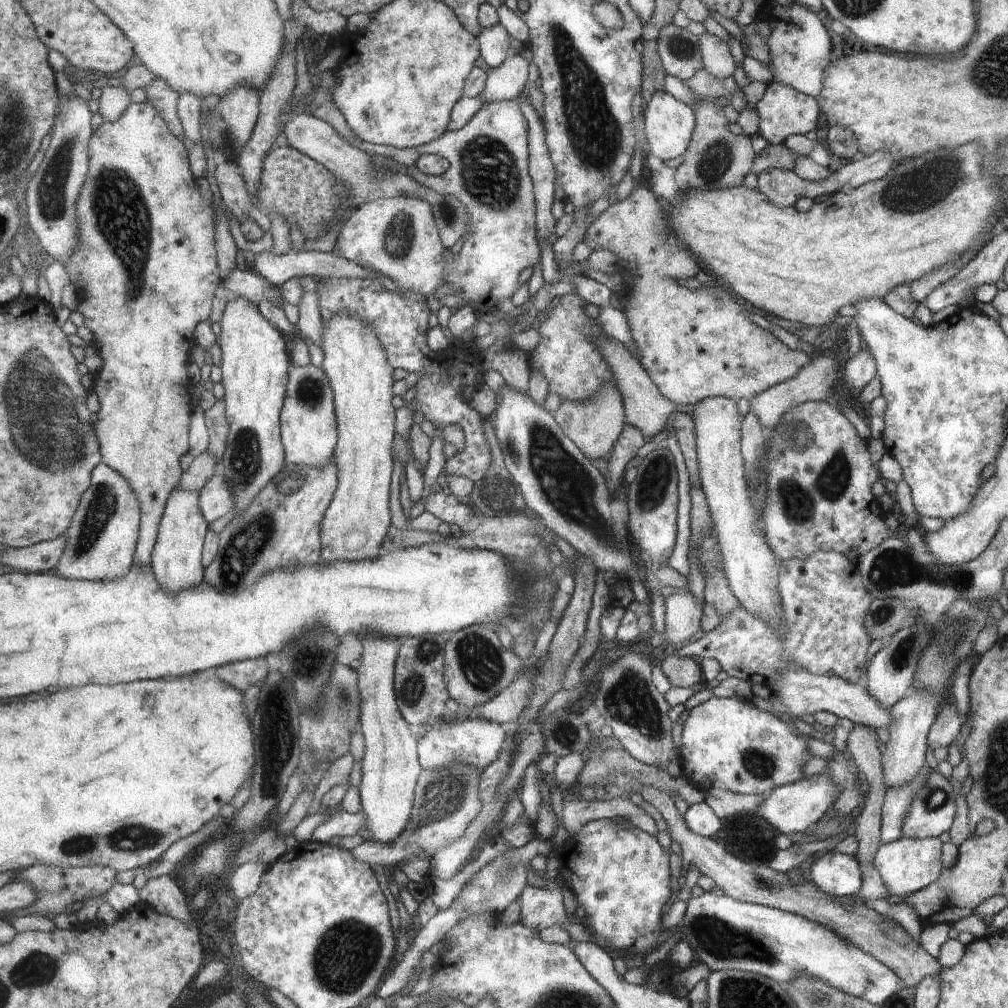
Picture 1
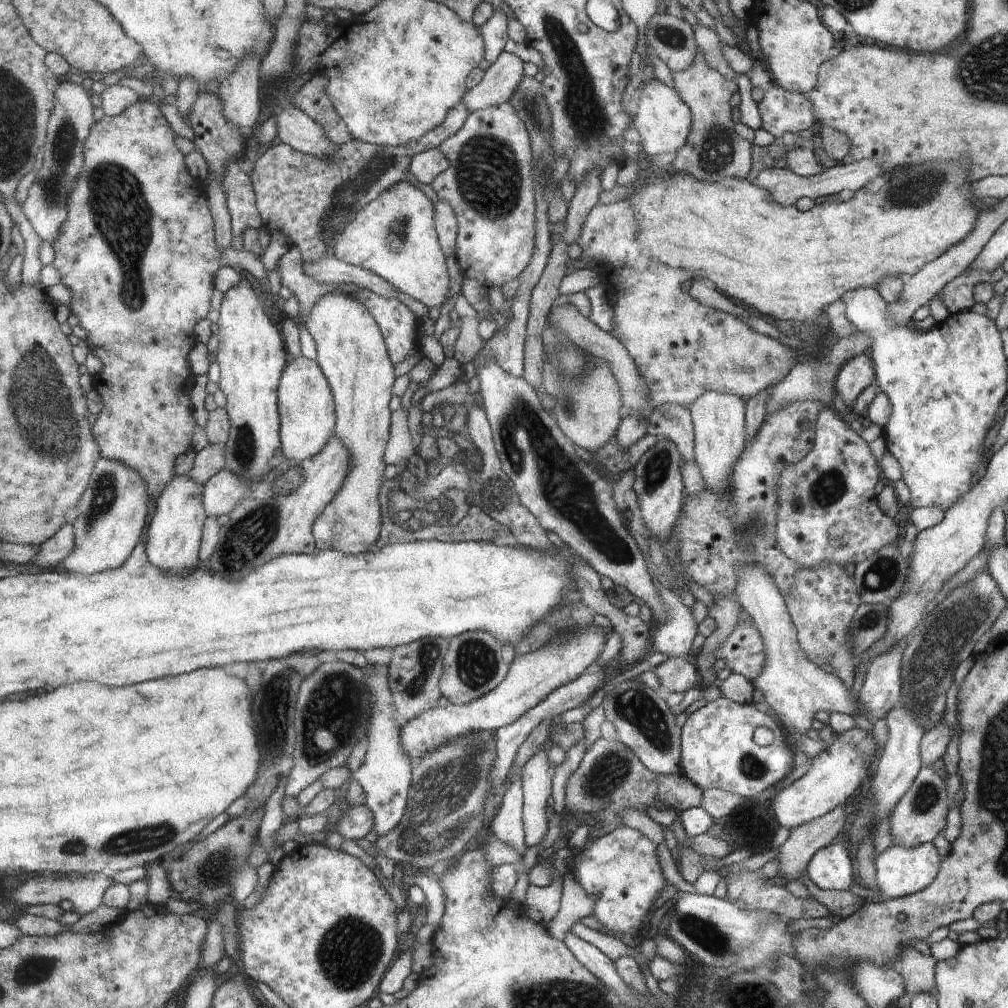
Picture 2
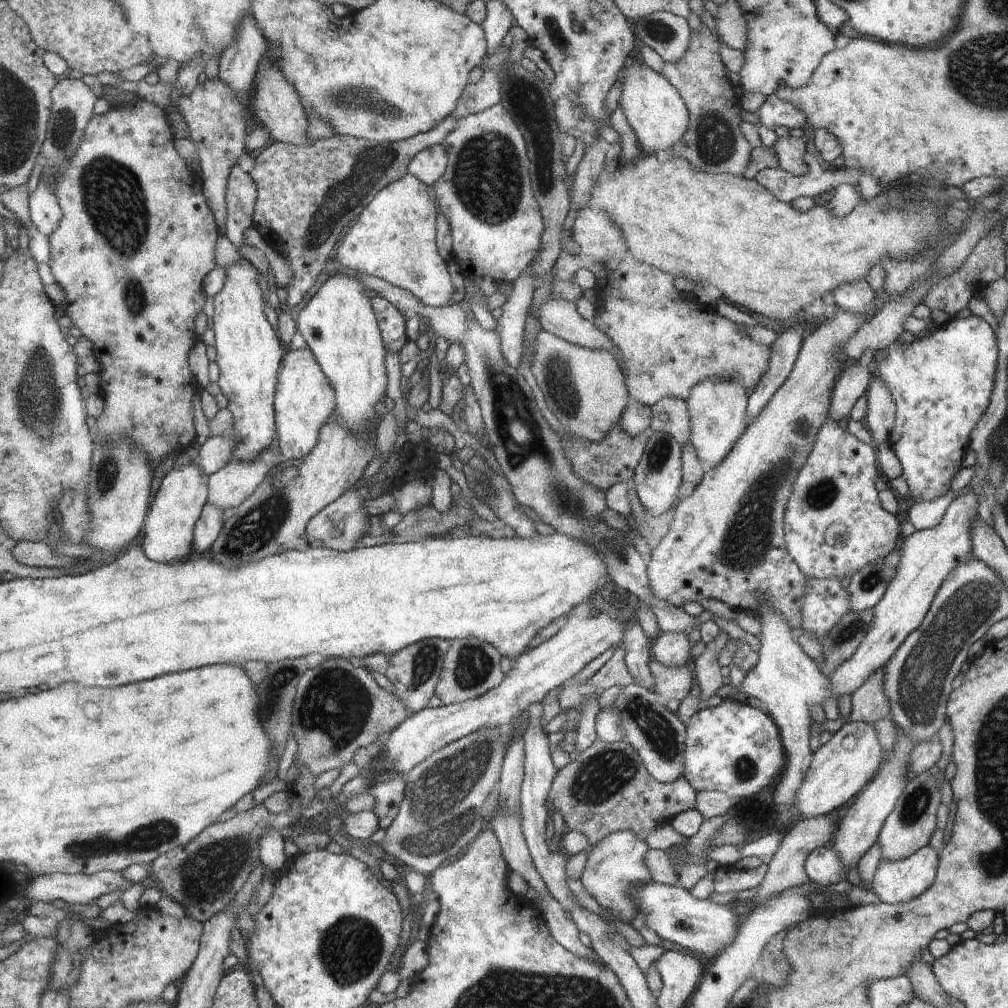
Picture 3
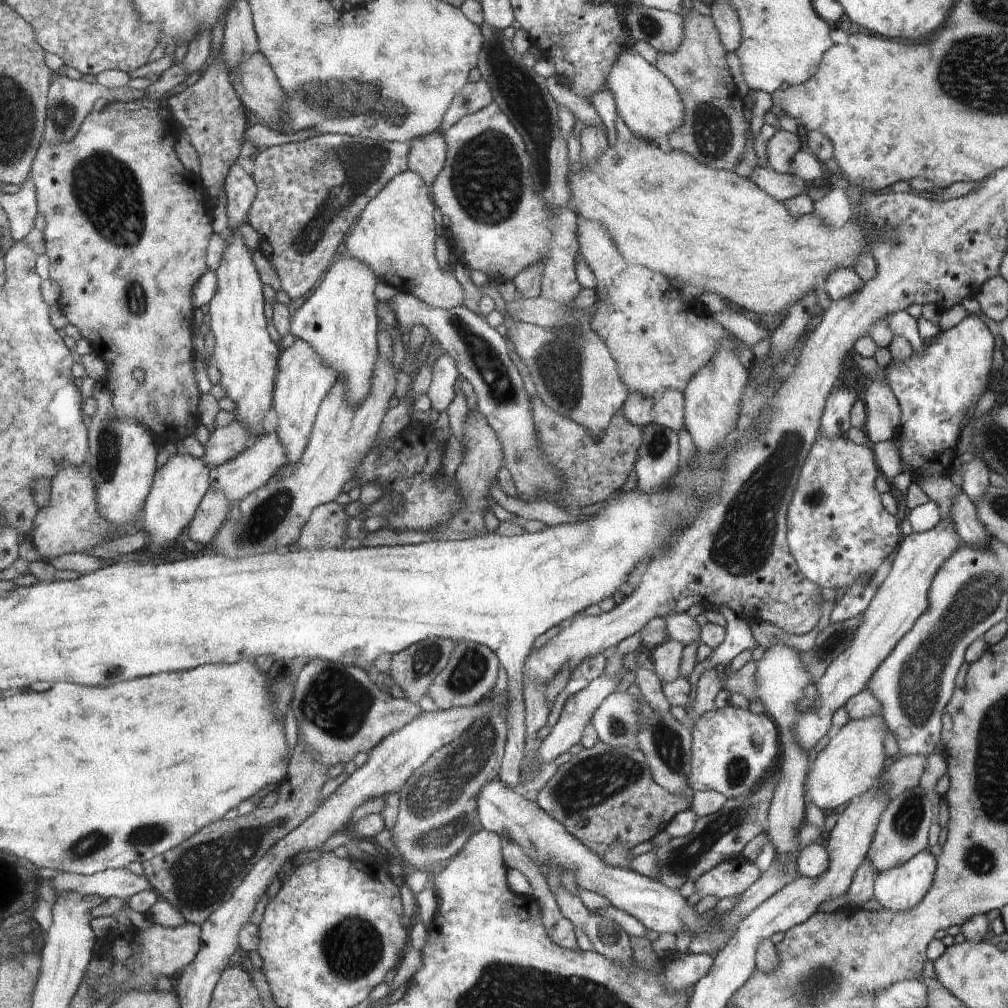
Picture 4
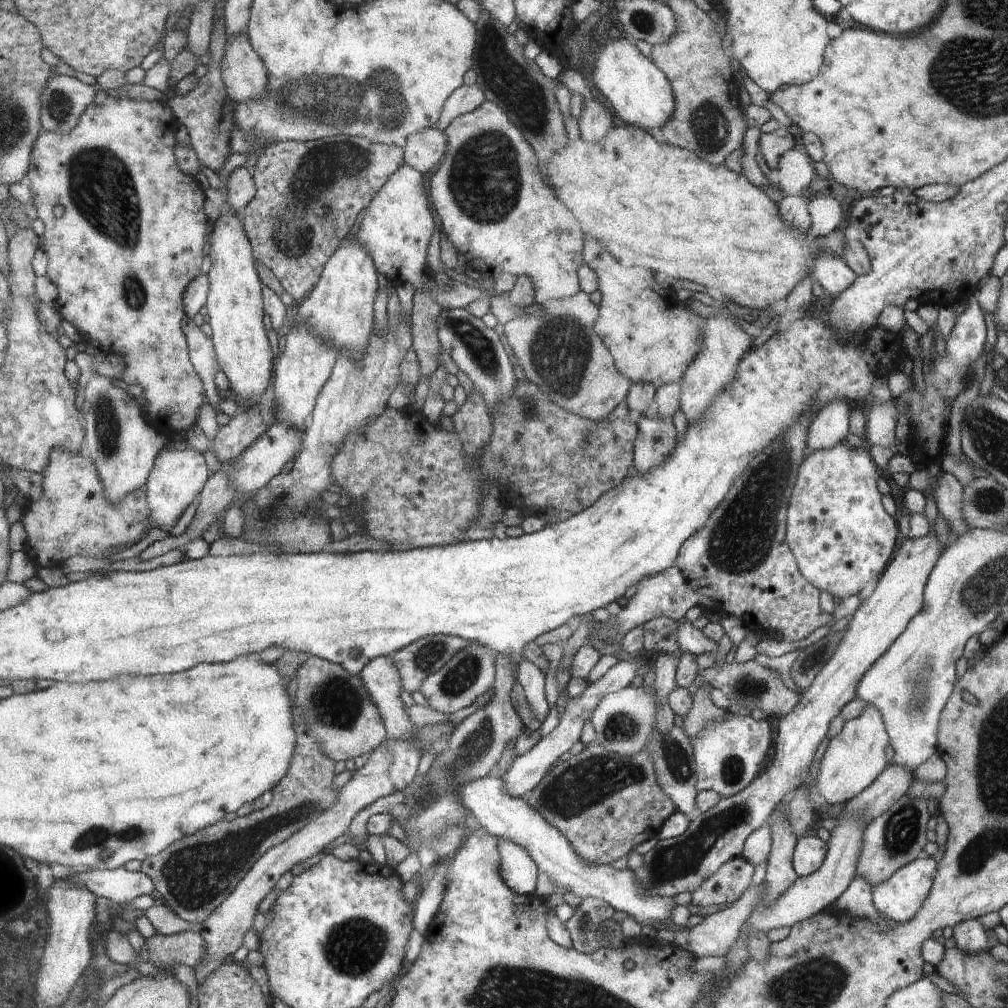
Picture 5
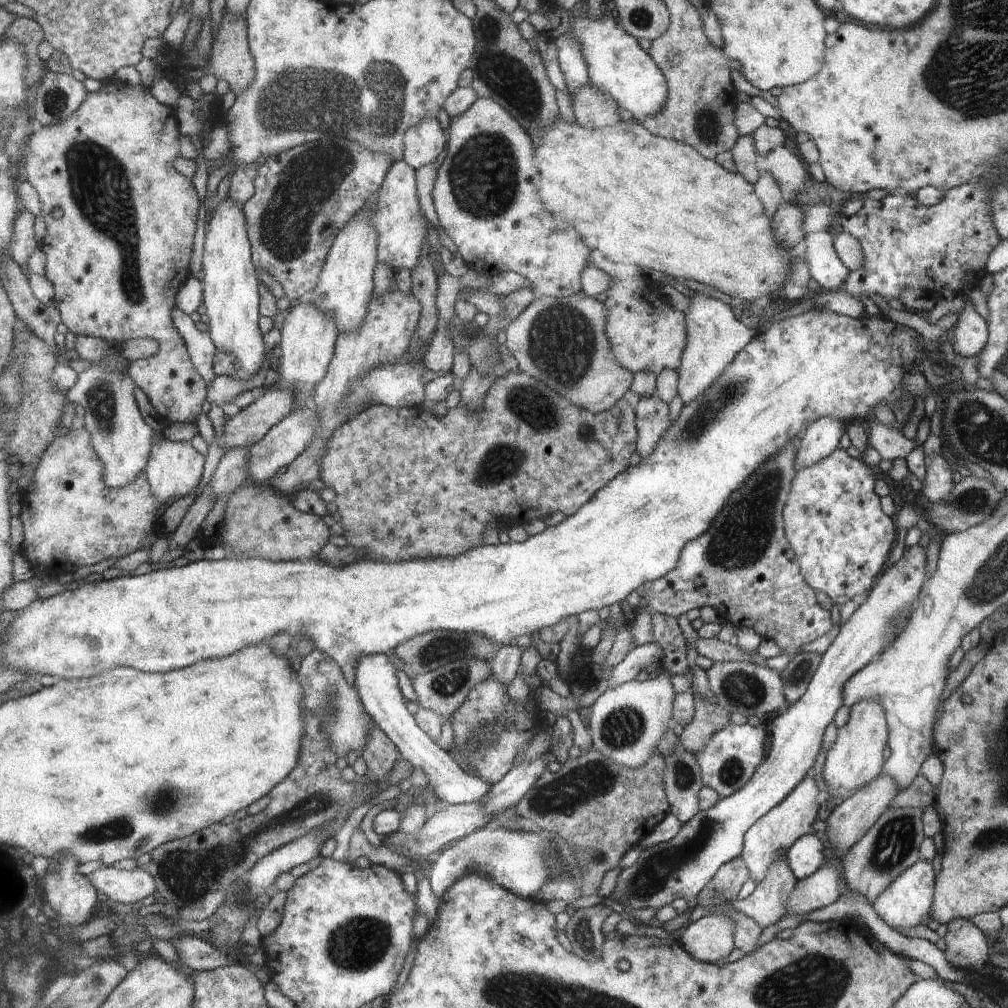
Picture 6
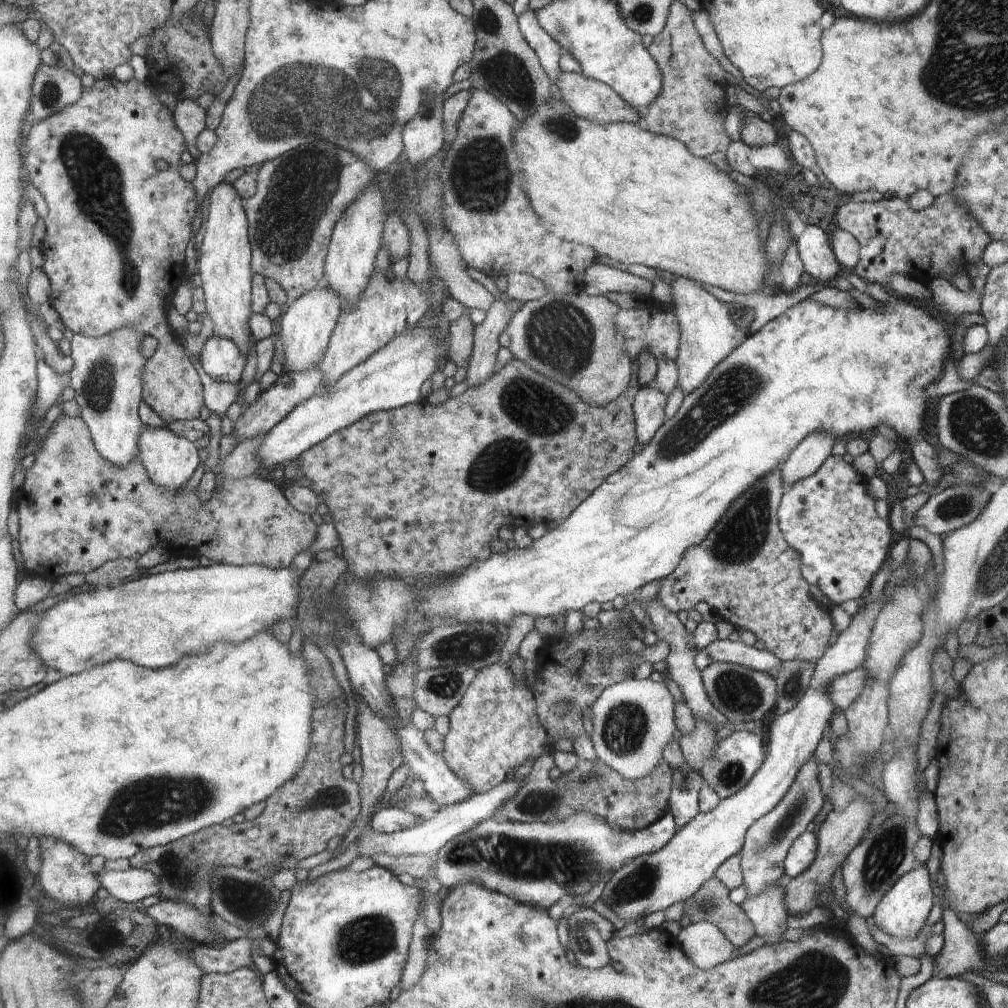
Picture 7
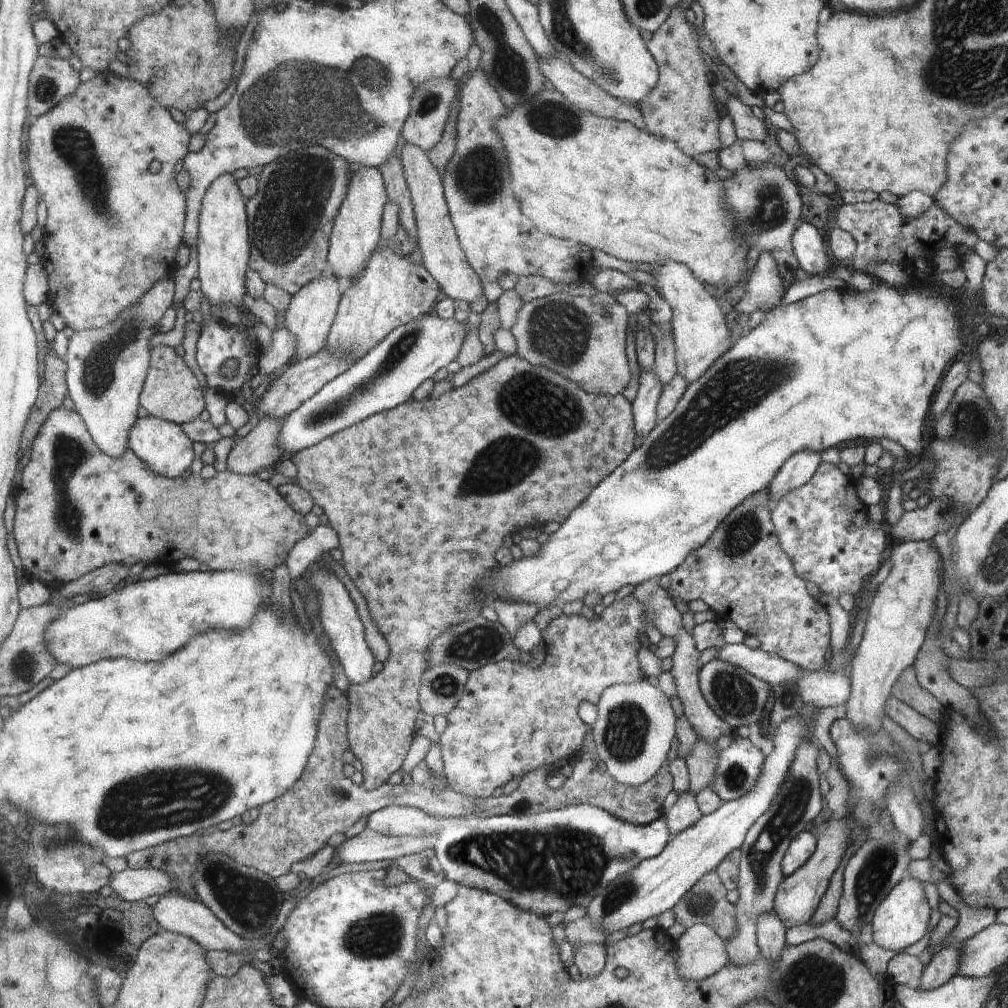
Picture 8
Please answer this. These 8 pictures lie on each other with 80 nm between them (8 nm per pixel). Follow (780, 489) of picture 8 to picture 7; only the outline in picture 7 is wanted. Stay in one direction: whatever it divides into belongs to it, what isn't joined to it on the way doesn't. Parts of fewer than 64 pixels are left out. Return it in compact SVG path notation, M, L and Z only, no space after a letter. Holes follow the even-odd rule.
M812 433L799 442L781 468L781 481L786 488L818 472L833 449L833 437Z

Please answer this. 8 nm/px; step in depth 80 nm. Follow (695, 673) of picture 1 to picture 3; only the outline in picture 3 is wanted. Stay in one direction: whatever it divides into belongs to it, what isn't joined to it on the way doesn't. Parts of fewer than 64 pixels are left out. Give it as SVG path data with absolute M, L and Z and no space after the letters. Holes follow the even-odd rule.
M658 661L649 662L649 669L655 678L654 691L663 701L684 700L692 686L693 669L691 666L671 669Z

